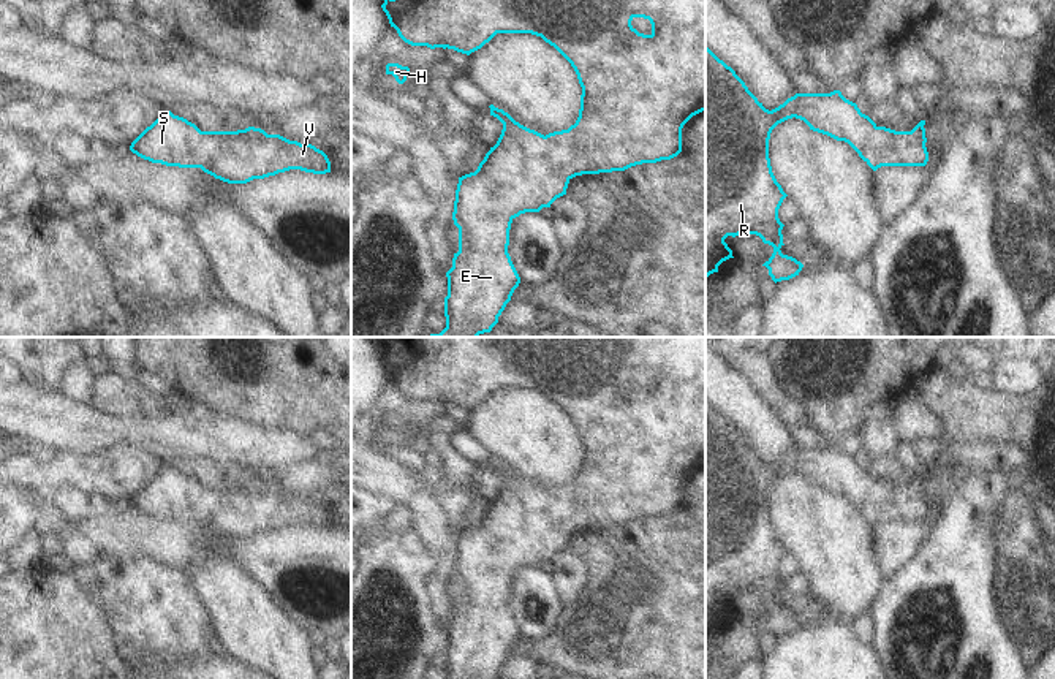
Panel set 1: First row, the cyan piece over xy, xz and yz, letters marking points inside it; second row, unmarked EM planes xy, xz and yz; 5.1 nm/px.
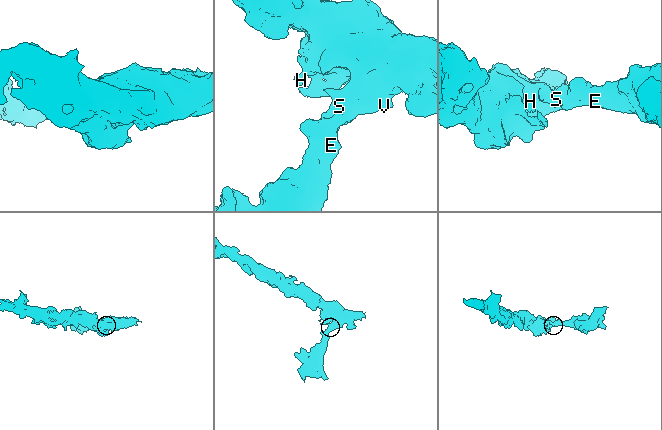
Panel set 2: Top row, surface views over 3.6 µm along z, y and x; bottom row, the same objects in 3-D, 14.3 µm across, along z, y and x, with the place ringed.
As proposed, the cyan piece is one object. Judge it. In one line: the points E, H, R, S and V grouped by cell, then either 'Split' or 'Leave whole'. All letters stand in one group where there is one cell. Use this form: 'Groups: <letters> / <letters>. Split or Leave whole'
Groups: E H R S V. Leave whole.

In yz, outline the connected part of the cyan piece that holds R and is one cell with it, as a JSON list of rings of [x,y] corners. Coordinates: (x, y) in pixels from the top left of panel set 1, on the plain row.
[[[705,400],[705,633],[718,627],[723,616],[734,613],[724,594],[739,589],[756,589],[773,601],[772,611],[762,620],[769,624],[775,638],[789,635],[802,625],[800,616],[780,605],[785,600],[785,579],[778,573],[778,563],[788,549],[777,537],[769,513],[772,484],[792,472],[804,475],[813,486],[848,497],[873,525],[881,521],[925,521],[928,516],[925,475],[911,486],[878,481],[840,445],[796,448],[769,465],[735,426]]]

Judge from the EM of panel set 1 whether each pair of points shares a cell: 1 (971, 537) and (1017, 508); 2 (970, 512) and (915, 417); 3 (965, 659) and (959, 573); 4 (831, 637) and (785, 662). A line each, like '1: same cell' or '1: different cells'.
1: different cells
2: different cells
3: same cell
4: same cell

